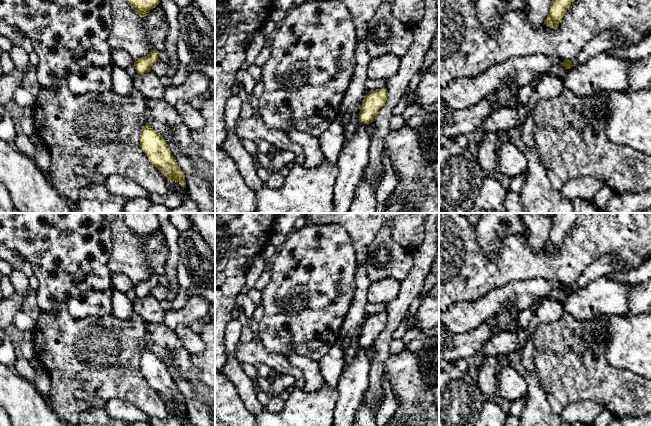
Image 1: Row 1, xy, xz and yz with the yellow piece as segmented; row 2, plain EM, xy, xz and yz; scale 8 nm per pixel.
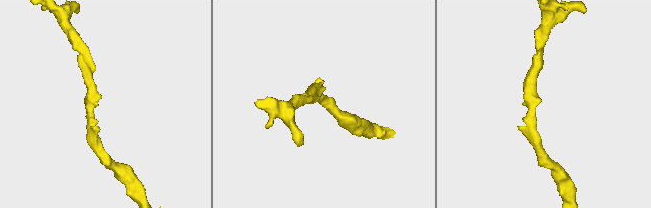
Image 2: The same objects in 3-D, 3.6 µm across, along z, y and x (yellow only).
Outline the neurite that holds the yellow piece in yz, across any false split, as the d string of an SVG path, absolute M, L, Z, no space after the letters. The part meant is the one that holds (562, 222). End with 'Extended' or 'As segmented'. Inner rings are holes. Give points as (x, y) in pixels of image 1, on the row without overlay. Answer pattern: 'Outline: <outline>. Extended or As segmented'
Outline: M555 213L549 238L544 245L547 251L557 253L567 233L577 220L578 213Z. As segmented

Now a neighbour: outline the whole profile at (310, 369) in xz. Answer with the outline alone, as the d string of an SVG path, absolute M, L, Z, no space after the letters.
M288 352L285 356L292 367L298 368L302 372L305 379L305 390L316 391L324 384L317 361L294 352Z

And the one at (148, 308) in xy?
M151 295L143 299L137 297L133 301L133 310L146 323L163 323L166 315L166 312L160 306L160 302Z

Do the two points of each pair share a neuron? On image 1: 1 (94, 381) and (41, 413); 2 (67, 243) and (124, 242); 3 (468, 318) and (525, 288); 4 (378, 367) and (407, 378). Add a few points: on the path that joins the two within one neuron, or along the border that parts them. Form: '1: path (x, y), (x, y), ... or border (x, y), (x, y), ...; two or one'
1: border (46, 399), (50, 407), (58, 415); two
2: border (110, 223), (111, 253), (107, 265); two
3: path (482, 309), (511, 292); one
4: border (391, 353), (384, 364), (384, 374), (382, 376); two

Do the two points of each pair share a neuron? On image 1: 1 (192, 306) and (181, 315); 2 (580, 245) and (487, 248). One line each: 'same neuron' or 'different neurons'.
1: same neuron
2: different neurons

